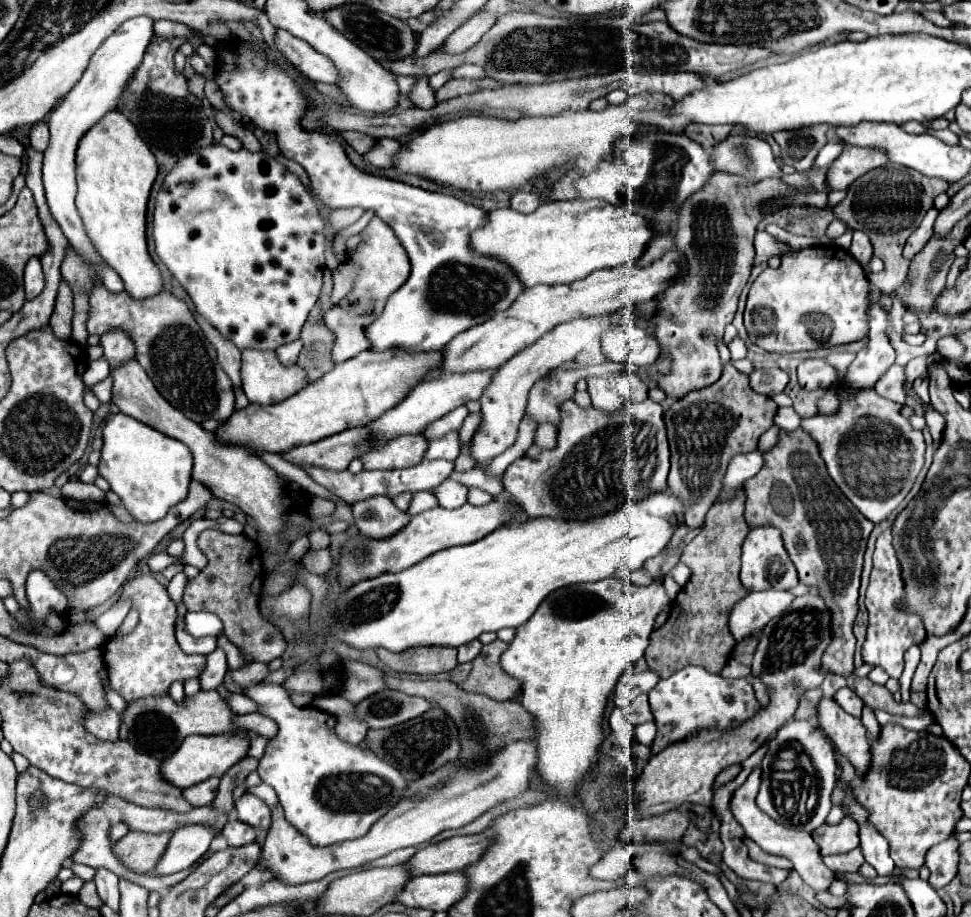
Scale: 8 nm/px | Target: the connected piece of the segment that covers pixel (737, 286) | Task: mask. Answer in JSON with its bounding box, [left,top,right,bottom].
[643,172,795,400]

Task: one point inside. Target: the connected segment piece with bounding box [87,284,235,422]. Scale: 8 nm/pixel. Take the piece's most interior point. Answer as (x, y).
(183, 365)

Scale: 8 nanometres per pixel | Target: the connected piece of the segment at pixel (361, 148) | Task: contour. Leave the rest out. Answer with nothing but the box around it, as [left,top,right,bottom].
[339,132,375,154]

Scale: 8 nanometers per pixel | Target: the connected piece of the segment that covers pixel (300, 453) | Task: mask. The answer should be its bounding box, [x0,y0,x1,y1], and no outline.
[281,428,369,470]

